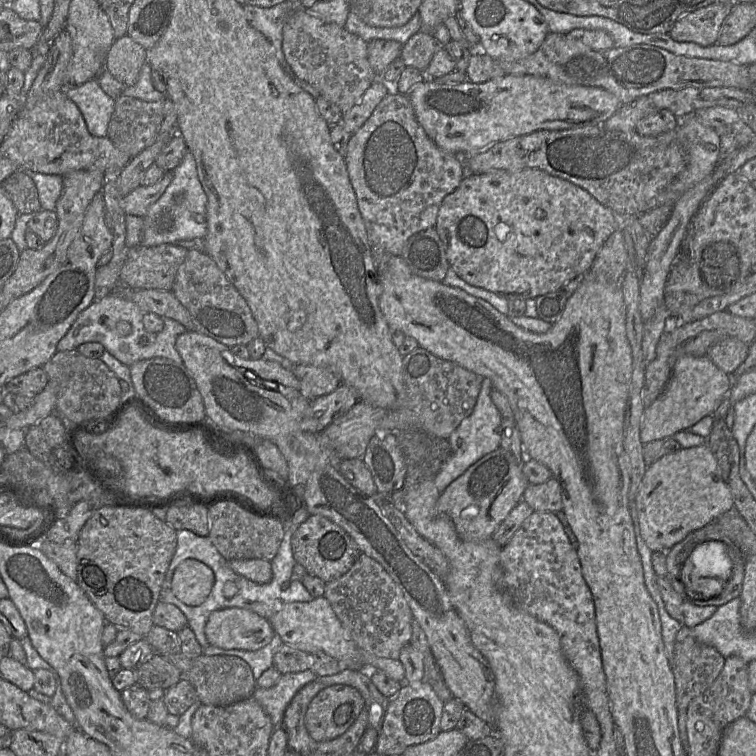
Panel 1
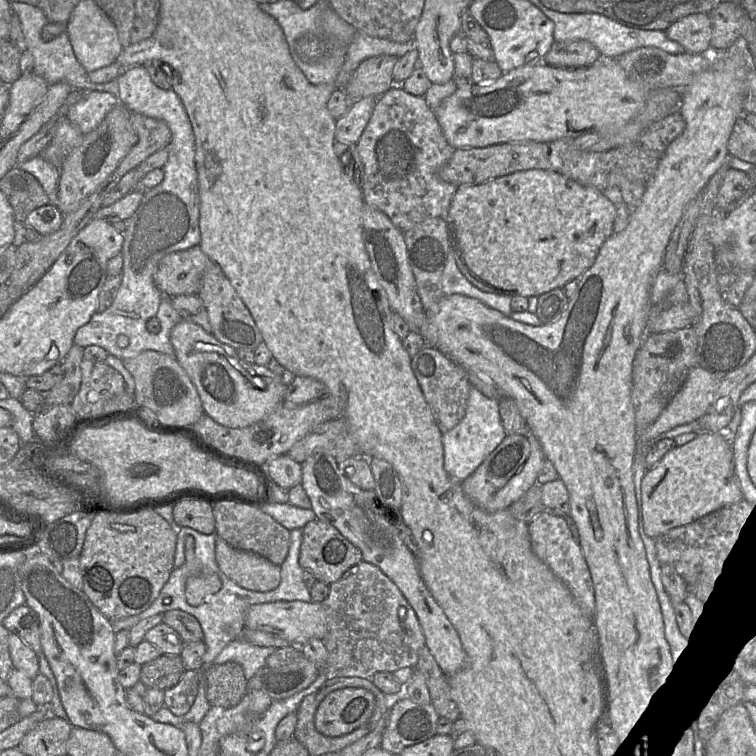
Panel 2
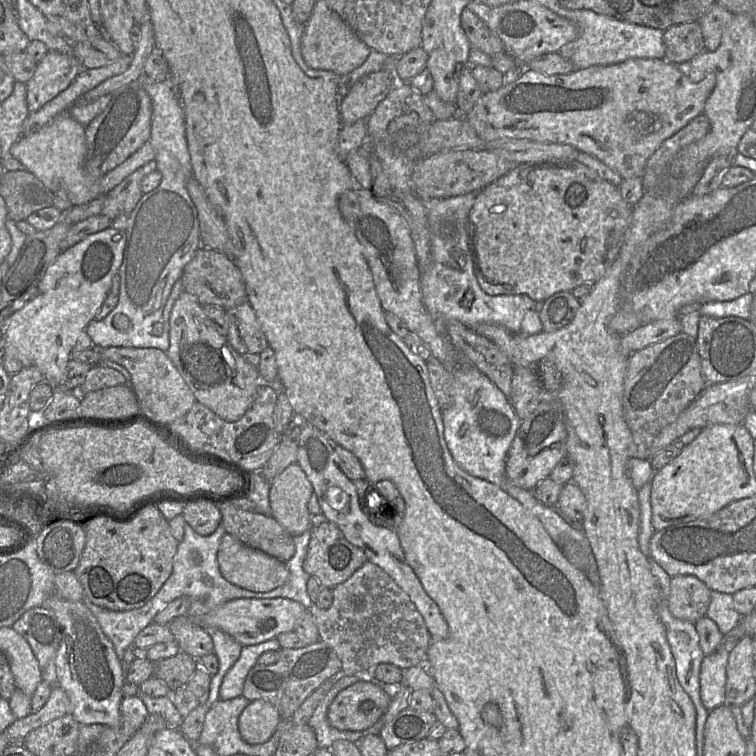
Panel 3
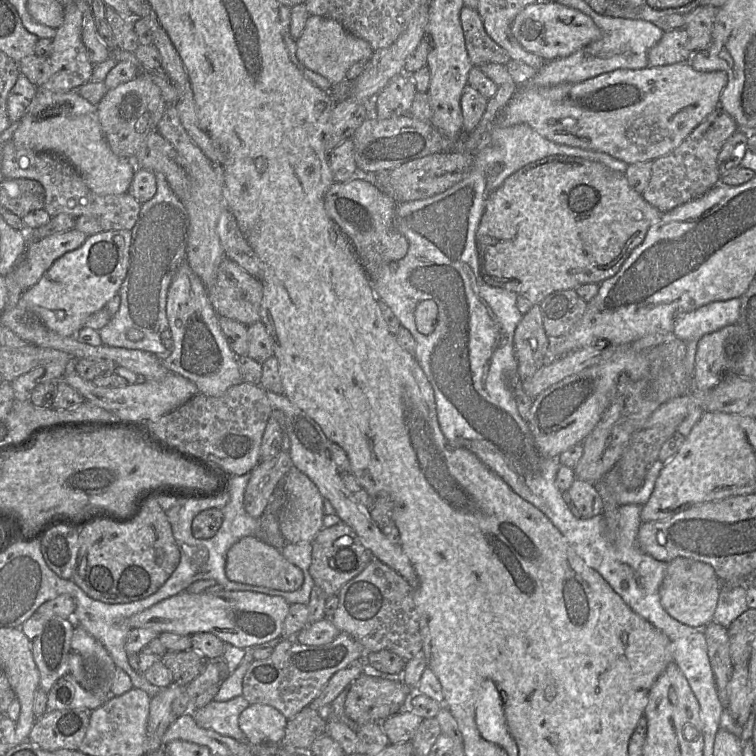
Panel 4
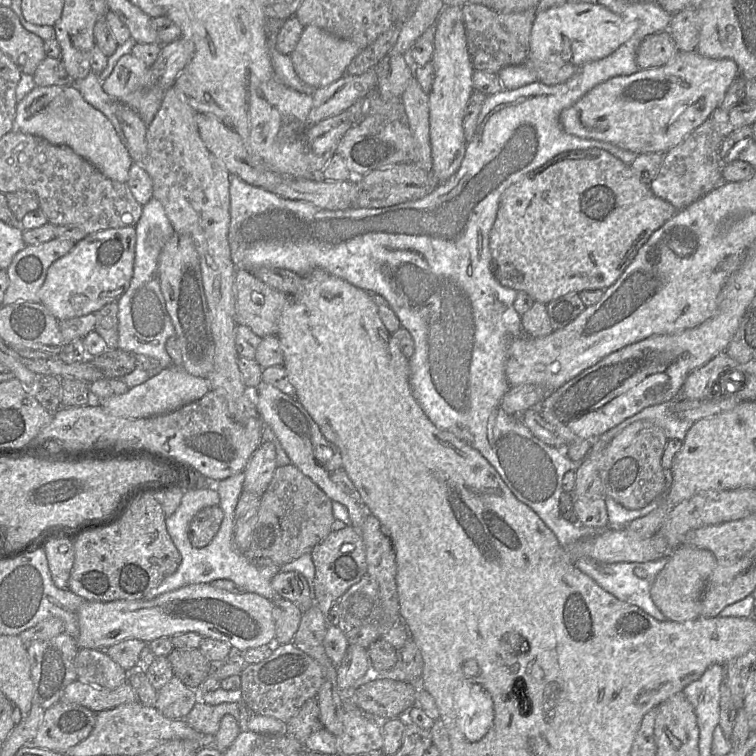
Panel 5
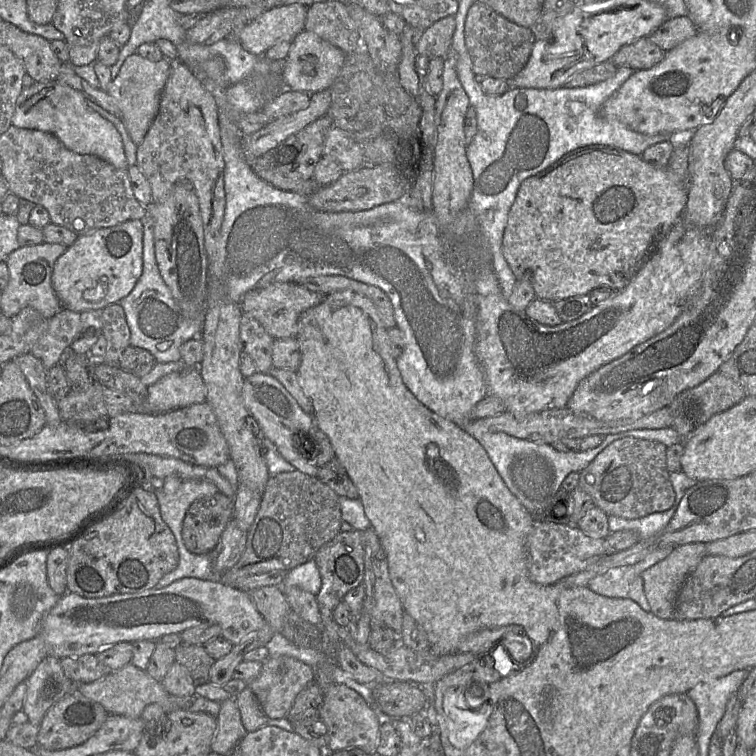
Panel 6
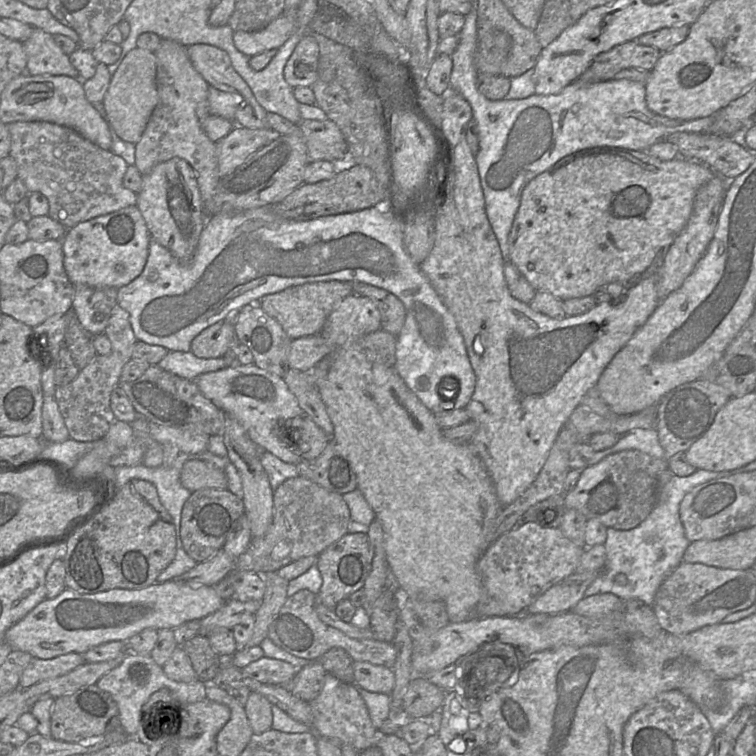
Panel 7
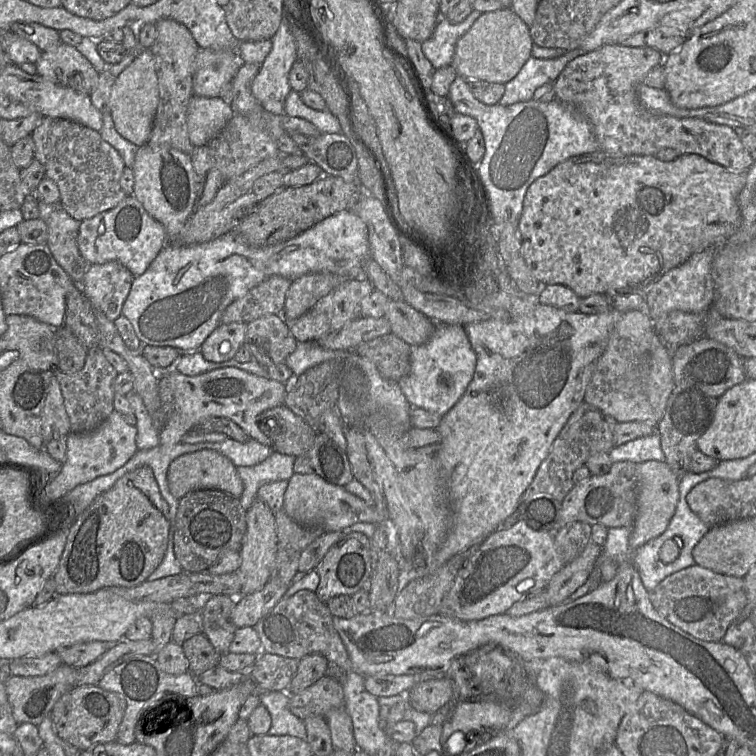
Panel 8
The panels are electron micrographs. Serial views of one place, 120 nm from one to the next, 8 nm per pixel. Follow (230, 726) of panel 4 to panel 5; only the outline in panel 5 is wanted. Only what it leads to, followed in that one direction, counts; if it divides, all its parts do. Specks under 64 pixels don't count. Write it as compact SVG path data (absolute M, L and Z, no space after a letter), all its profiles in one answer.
M198 699L192 710L187 714L184 720L195 730L205 734L206 736L214 736L220 727L220 721L223 716L230 714L237 720L239 727L240 726L240 718L242 714L242 706L243 703L221 703L218 705L210 705L203 702L201 699Z

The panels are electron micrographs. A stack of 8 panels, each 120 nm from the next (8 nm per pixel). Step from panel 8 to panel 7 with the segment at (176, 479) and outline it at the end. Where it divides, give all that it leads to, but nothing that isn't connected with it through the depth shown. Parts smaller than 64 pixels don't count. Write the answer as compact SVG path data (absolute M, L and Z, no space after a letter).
M188 460L184 463L180 482L191 493L204 488L227 489L228 487L224 470L200 460Z

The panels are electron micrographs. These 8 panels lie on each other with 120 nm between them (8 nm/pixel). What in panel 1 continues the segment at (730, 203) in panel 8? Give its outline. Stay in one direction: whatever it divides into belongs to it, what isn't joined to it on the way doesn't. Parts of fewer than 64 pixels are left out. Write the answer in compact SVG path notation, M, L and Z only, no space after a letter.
M540 169L523 170L498 170L483 174L470 174L461 181L459 187L447 195L439 208L435 229L443 242L449 267L468 284L495 293L499 297L507 300L537 298L559 289L573 279L581 279L588 273L593 262L610 235L622 227L622 219L611 209L599 203L586 190L572 184L571 182L553 176Z

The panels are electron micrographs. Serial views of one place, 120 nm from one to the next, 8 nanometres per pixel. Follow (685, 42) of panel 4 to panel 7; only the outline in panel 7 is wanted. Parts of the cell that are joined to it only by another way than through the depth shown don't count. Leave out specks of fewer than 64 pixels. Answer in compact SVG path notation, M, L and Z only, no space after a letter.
M634 41L625 42L595 57L588 69L575 81L593 85L609 81L621 70L636 68L650 71L661 52L651 46Z

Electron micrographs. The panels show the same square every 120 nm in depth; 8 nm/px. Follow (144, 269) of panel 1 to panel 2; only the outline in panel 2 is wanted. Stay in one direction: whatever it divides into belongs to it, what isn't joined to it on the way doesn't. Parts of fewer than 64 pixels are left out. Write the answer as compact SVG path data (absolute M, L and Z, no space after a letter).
M199 245L167 254L154 273L154 283L163 295L197 295L210 259Z

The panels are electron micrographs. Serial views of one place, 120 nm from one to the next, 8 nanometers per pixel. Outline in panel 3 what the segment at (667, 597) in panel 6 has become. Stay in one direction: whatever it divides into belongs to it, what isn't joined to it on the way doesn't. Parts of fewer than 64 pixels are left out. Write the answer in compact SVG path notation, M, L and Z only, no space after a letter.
M692 575L671 577L667 605L674 617L695 623L706 616L710 601L711 590L697 577Z

